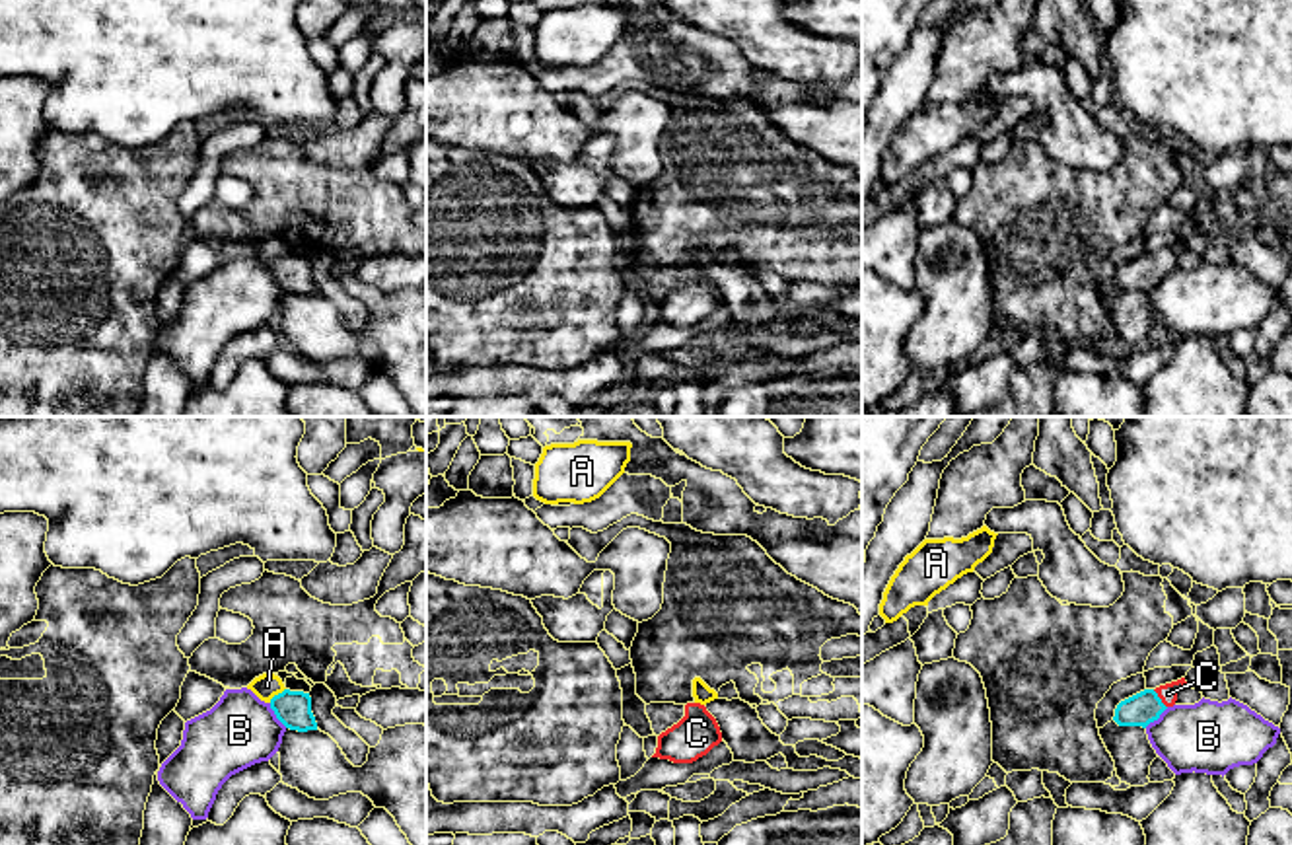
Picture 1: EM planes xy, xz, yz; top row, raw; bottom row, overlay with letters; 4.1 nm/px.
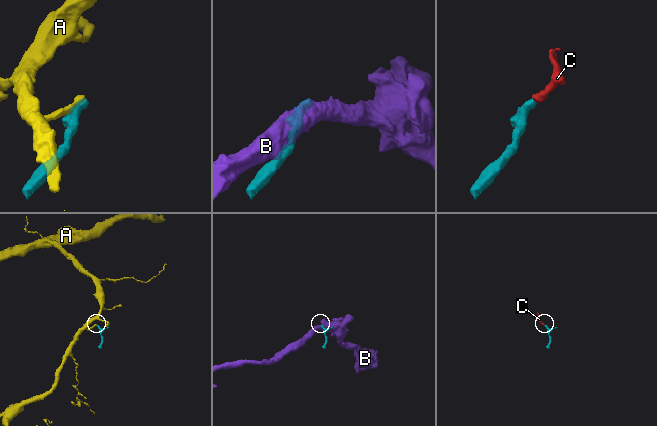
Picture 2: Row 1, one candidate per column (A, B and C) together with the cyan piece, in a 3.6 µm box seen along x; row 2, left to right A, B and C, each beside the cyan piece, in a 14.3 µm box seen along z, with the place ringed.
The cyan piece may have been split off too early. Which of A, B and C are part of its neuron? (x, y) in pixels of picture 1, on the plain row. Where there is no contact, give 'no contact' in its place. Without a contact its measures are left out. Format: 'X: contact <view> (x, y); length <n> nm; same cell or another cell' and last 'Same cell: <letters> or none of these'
A: contact xy (279, 257); length 90 nm; another cell
B: contact xy (275, 277); length 130 nm; another cell
C: contact yz (1160, 263); length 100 nm; same cell
Same cell: C

